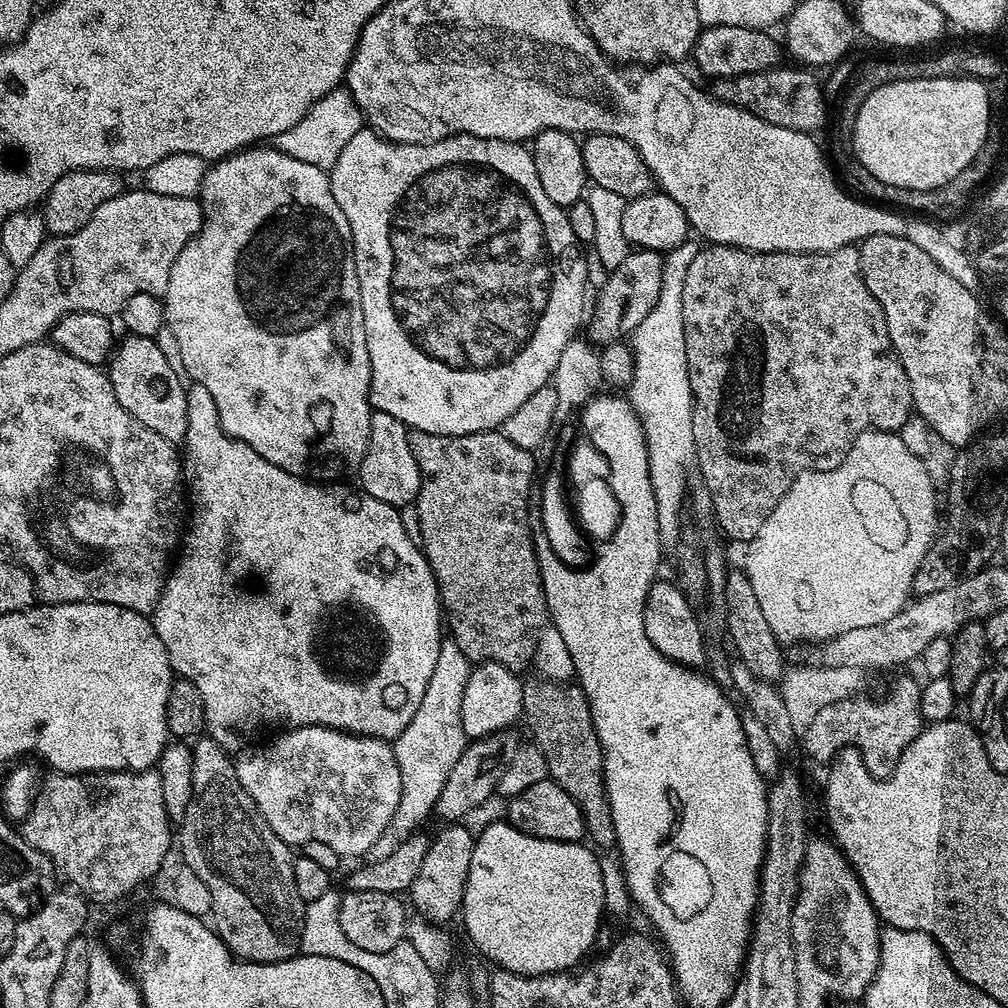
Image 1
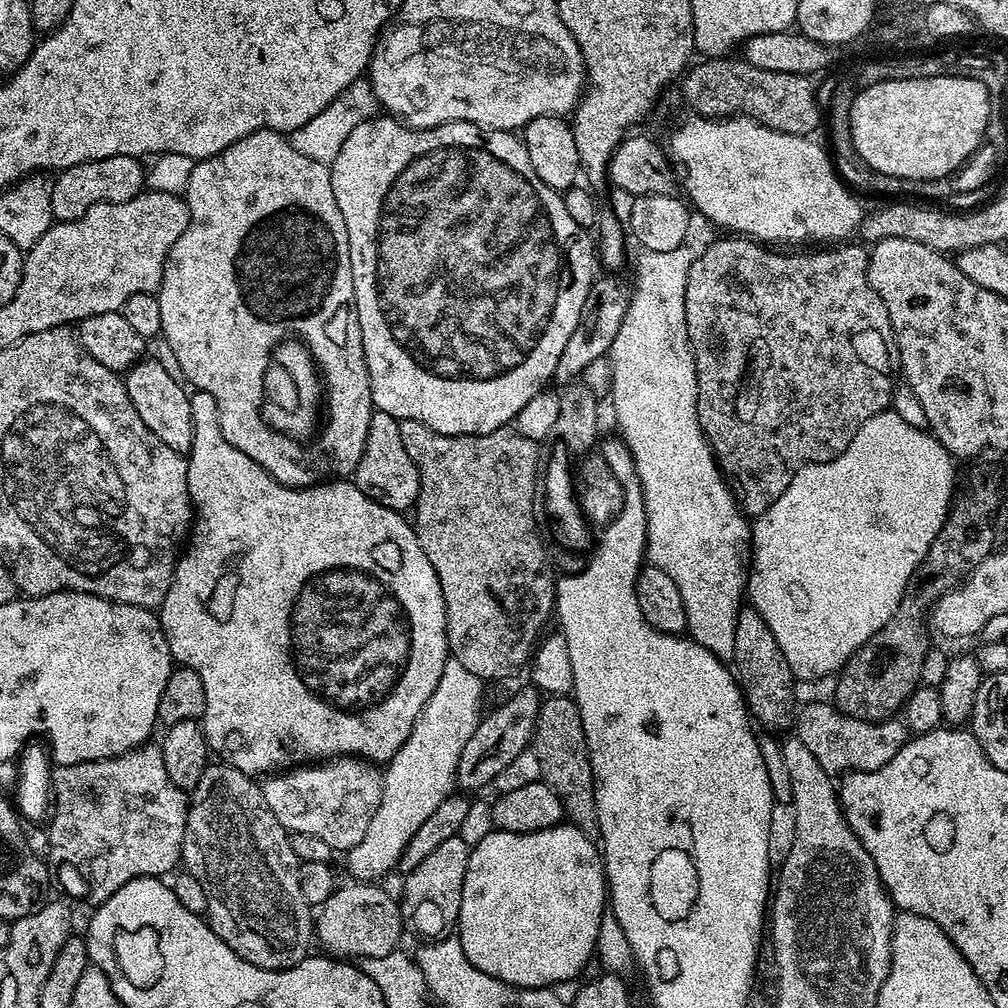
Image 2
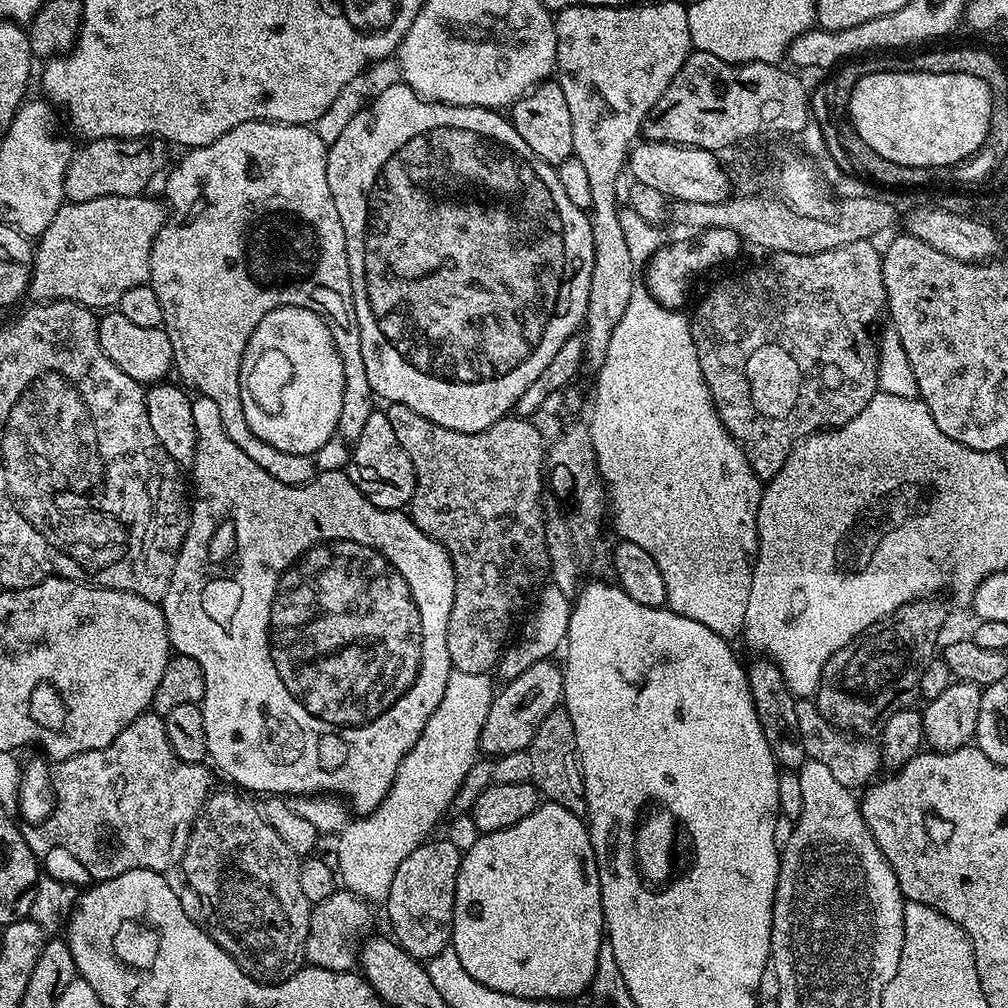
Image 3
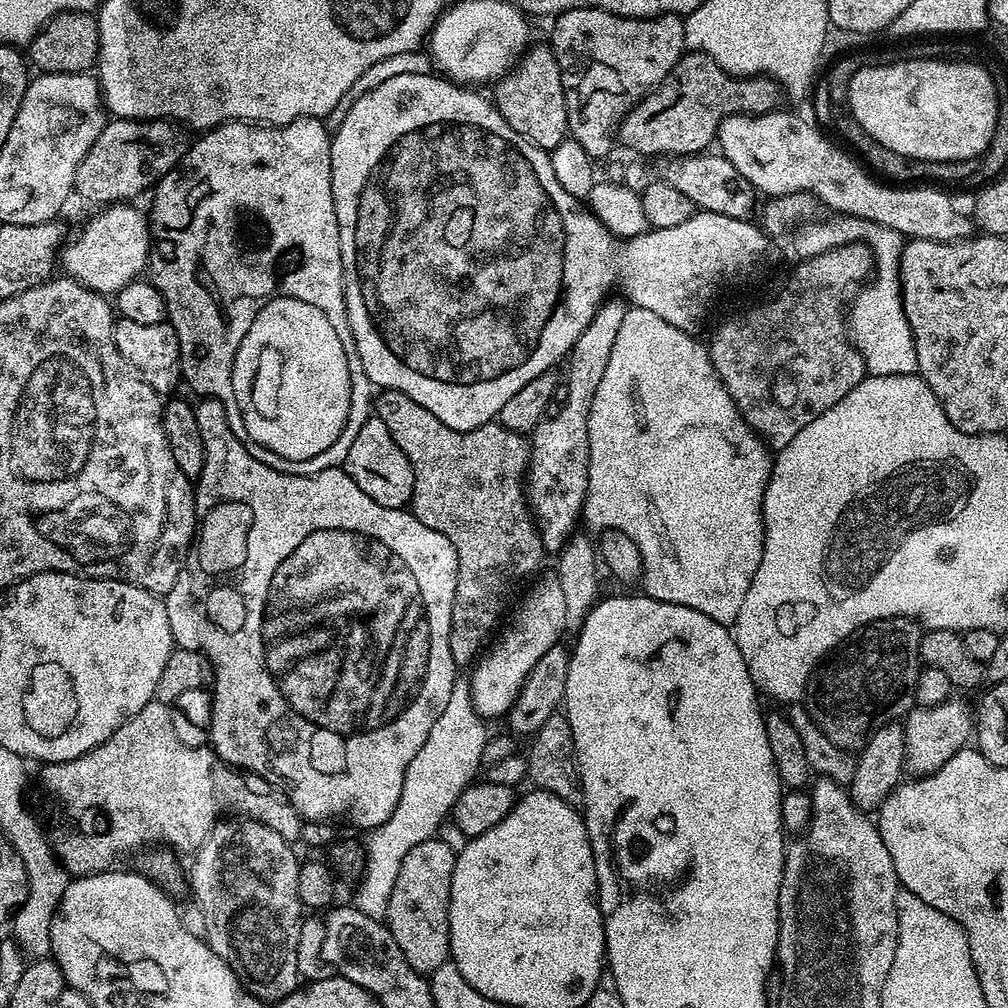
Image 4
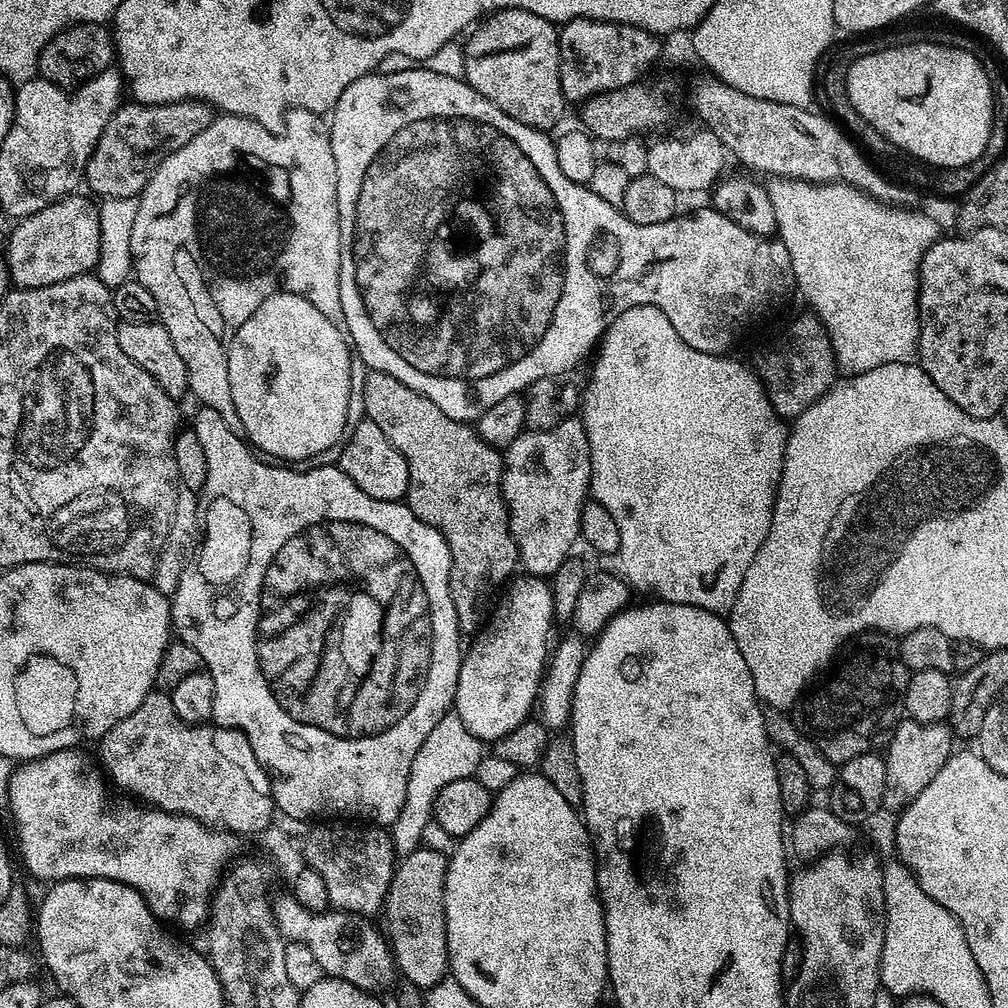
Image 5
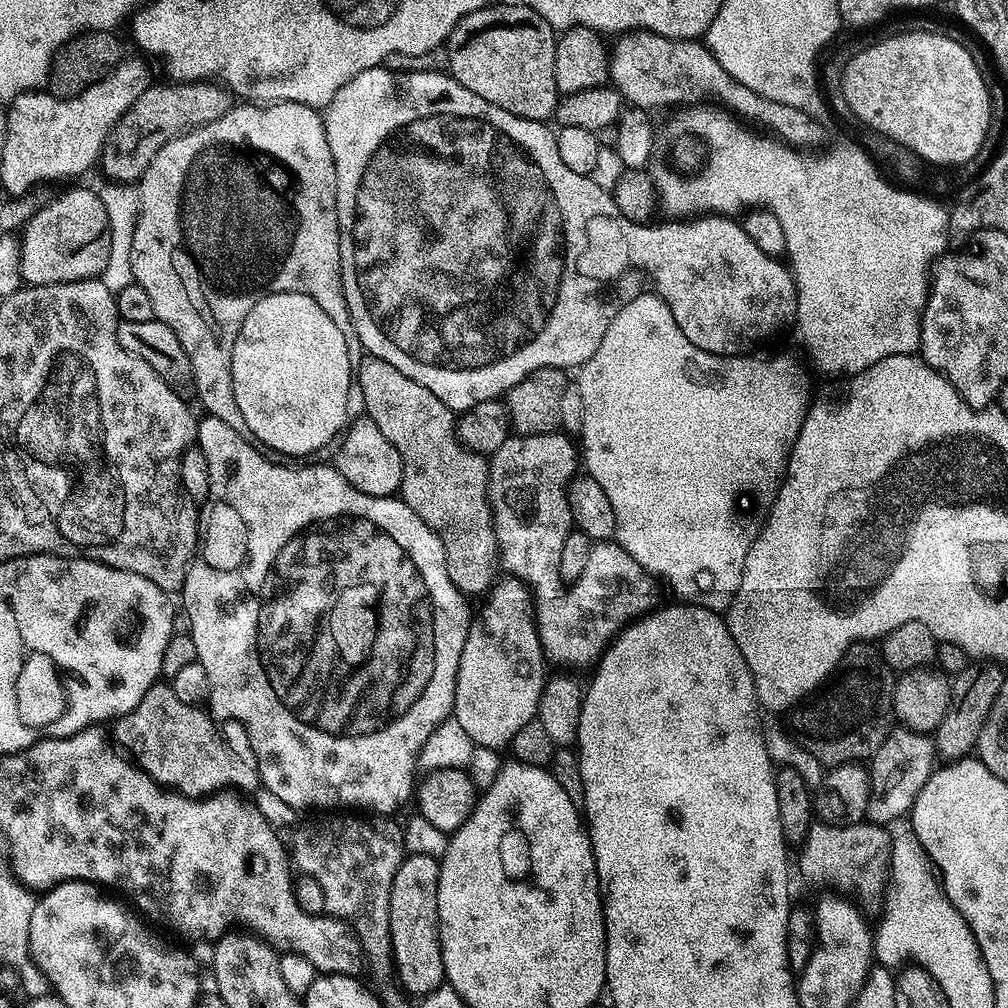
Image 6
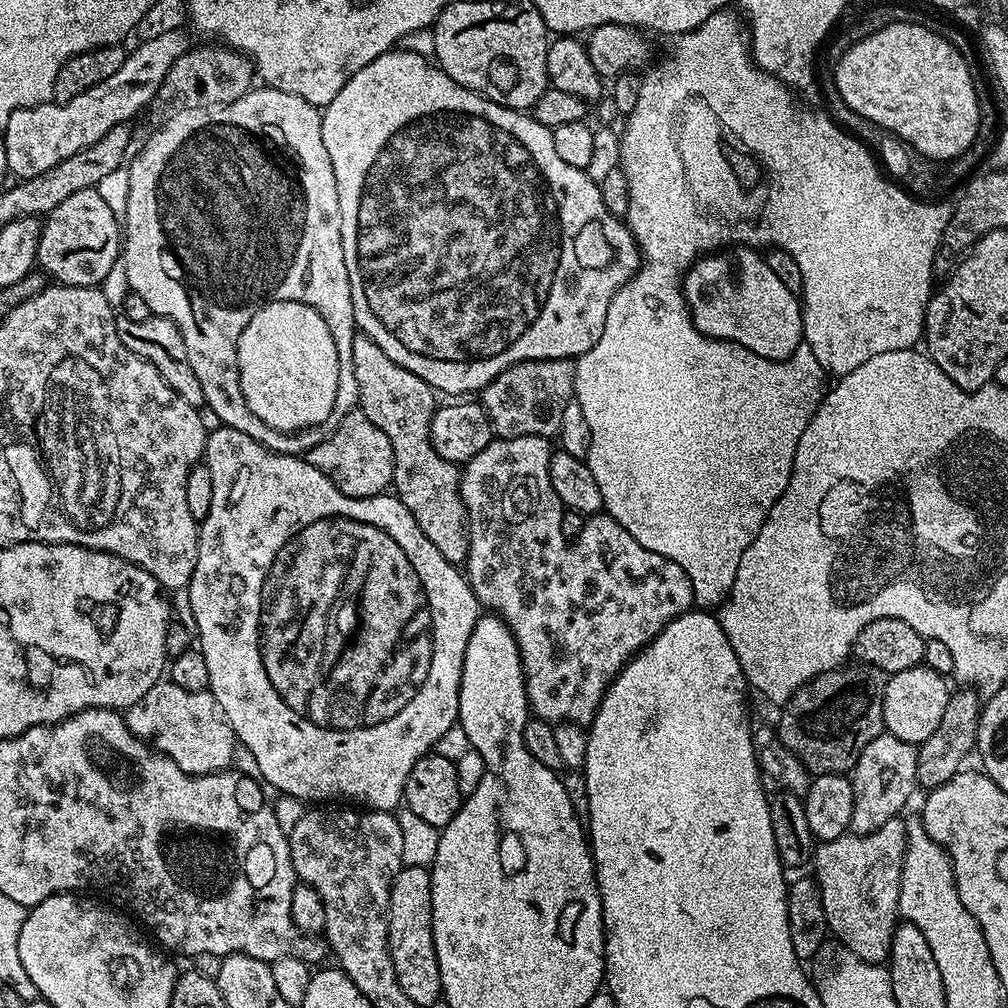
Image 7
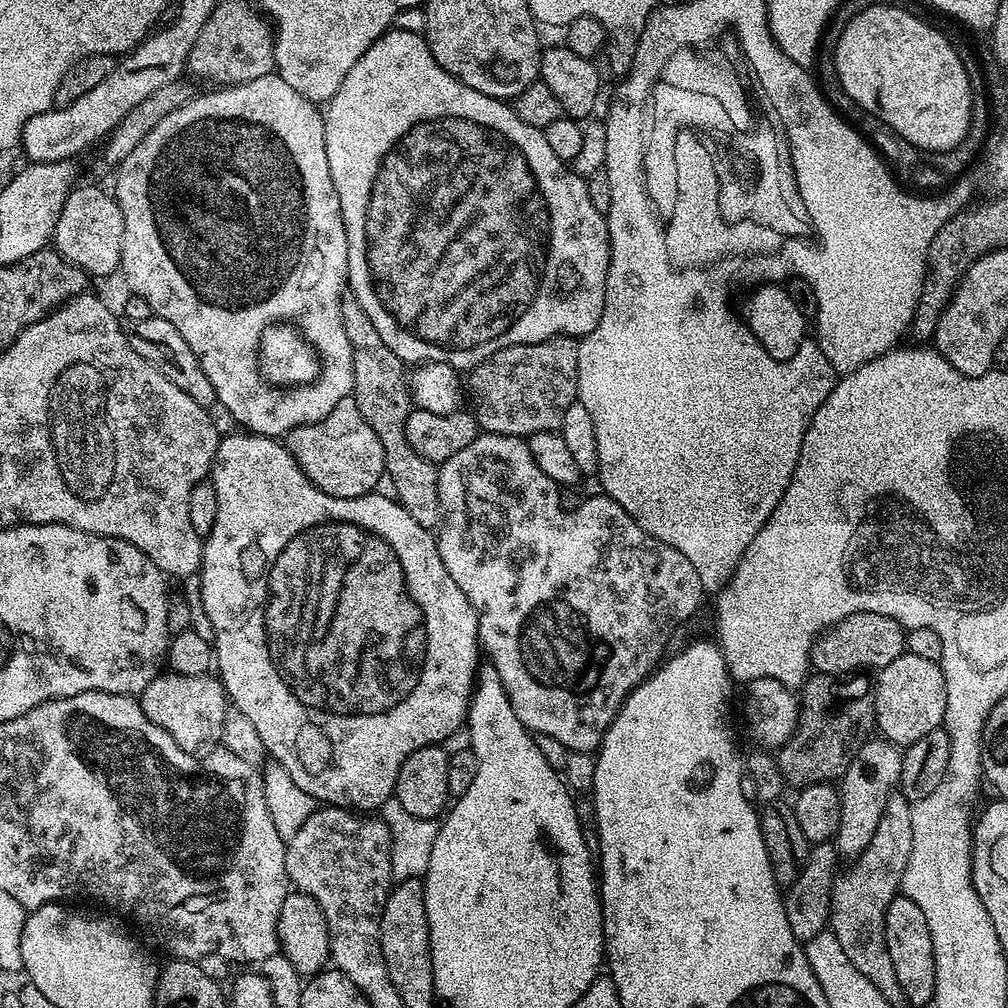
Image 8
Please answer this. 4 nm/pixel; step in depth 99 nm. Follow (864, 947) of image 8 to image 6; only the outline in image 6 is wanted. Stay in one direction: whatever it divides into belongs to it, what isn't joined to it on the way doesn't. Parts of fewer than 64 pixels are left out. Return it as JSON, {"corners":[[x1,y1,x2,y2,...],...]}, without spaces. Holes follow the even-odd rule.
{"corners":[[871,822,850,826,813,823,800,852,800,872,812,884,833,888,833,893,869,910,881,903,892,866,892,839,888,828],[801,851,801,852,800,852]]}

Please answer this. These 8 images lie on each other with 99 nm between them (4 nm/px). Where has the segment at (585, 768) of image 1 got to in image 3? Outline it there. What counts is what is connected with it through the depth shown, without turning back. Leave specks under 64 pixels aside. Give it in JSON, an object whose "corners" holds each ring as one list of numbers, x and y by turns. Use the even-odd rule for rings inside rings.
{"corners":[[563,707,555,710,542,719,526,751,530,754,532,775,531,783,545,801,566,806,566,810,577,814,587,813,588,803,584,797,584,775,580,773,580,755,576,753,574,722]]}

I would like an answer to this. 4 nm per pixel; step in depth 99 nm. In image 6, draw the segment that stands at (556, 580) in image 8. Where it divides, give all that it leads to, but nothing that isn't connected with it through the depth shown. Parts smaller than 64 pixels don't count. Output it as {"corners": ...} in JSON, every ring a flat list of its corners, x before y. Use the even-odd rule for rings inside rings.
{"corners":[[559,431,542,433,537,436,522,436,517,434,509,435,506,442,502,442,502,446,498,446,498,450,491,453,488,460,488,504,492,508,492,525,496,528,496,547,498,549,498,564,499,567,505,568,507,575,513,580,520,581,523,585,536,584,536,588,544,588,544,592,533,592,530,594,532,600,540,596,540,613,534,616,536,622,536,632,540,636,540,645,544,651,544,659,549,665,561,664,561,669,570,670,566,668,584,668,595,665,599,661,600,657,604,655,604,649,611,644,612,640,616,638,628,626,628,624,641,618,643,615,647,615,653,611,659,603,658,596,655,592,657,579,648,573,647,570,640,563,635,562,634,558,630,557,630,554,625,552,624,548,619,544,616,547,616,556,614,556,614,548,612,548,611,541,600,542,600,576,586,576,584,584,577,586,577,588,584,588,584,592,571,592,567,587,563,592,556,592,556,584,552,584,552,568,544,568,544,560,556,560,556,548,562,548,560,544,560,496,556,496,556,488,548,488,548,480,544,480,544,488,540,488,540,500,544,500,544,504,540,504,540,500,536,500,536,508,532,508,532,500,528,500,528,460,560,460,560,444,564,444,564,441,568,439,567,435,561,434]]}

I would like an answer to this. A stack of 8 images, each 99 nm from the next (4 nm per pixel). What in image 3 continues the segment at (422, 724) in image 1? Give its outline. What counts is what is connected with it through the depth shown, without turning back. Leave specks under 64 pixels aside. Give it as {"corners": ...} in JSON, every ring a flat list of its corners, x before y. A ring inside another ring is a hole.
{"corners":[[453,670,446,682,442,702,430,714,422,738,414,742,414,750,402,758,398,774,386,798,373,812,353,819,335,837,334,867,338,880,347,891,372,888,372,864,402,866,404,852,414,854,428,832,440,820,440,815,452,804,456,791,461,791,470,766,478,759,480,735,494,695,487,675,466,674]]}

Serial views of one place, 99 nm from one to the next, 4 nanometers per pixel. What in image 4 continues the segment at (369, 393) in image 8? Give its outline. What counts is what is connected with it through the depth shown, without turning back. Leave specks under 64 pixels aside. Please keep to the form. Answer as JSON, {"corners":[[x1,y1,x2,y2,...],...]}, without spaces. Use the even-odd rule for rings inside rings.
{"corners":[[393,388,383,389,375,397,374,415,386,422,394,442,398,442,398,450,402,450,402,454,406,454,412,464,412,515,430,526,430,530,438,530,438,534,442,534,450,546,454,546,454,554,458,558,458,574,452,607,450,654,458,666,471,665,481,655,485,647,484,639,497,631,501,623,500,615,508,604,508,595,516,588,515,580,524,580,528,575,531,577,541,567,540,559,545,559,546,556,526,495,529,441,519,432,506,430,499,422,489,422,465,432,454,430,446,426,446,422,434,418,426,406,418,406,414,398]]}

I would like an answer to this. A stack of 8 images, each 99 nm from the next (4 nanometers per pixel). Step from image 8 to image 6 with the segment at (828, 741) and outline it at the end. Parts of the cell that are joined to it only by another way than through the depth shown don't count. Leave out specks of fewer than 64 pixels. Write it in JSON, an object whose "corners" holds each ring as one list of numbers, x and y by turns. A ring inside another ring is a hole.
{"corners":[[868,642,849,646,844,654,843,663,852,664,852,668,841,667,835,675,795,705,790,712,792,717,786,720,792,739,797,740,806,750,810,750,810,754,814,754,814,758,818,758,818,762,828,768,837,768,840,764,854,764,871,758,894,727,892,689,896,687,897,677,891,668,881,663,881,653,877,649,875,652,872,648,875,647]]}

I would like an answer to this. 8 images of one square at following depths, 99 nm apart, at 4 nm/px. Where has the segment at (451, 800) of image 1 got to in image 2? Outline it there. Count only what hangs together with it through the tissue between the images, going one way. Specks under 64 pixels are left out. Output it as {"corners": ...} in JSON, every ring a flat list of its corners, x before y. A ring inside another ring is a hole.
{"corners":[[527,686,514,693,489,715,481,717,480,724,470,736,466,747,462,750,462,757,456,767,457,785,463,791,471,792,486,784,491,785,499,773,522,750,529,747,536,731,538,710,542,703,542,696,538,688]]}

